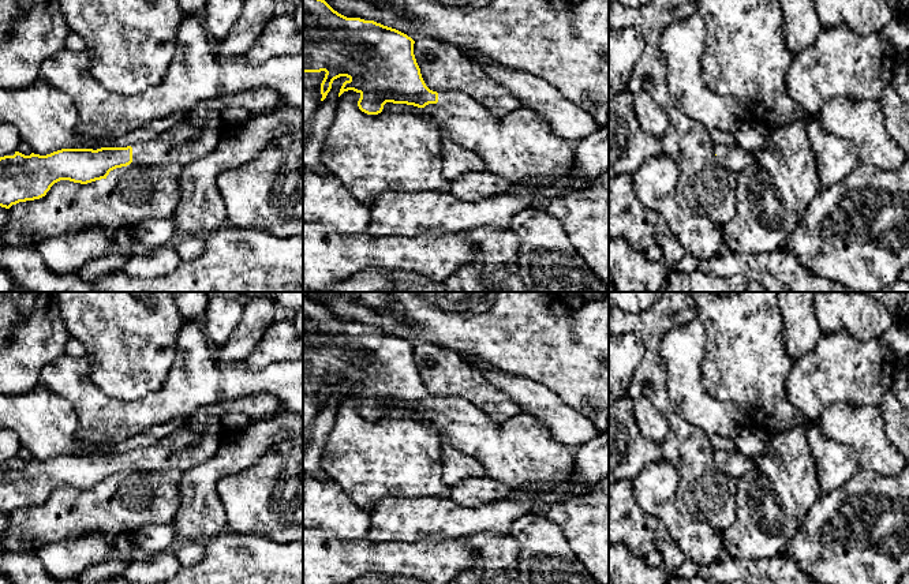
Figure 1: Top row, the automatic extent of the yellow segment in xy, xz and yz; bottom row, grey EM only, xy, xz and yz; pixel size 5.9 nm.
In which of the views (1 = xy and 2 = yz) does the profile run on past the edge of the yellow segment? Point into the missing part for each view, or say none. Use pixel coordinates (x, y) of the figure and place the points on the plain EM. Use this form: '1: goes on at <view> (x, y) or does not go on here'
1: goes on at xy (145, 459)
2: does not go on here

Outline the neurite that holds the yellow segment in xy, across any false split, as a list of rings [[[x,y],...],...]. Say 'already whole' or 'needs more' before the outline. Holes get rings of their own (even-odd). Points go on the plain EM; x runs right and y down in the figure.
needs more; [[[180,428],[149,448],[127,453],[61,454],[46,461],[31,458],[0,463],[0,512],[40,505],[60,486],[87,490],[106,484],[121,472],[161,471],[177,450],[187,449],[201,435],[191,428]]]

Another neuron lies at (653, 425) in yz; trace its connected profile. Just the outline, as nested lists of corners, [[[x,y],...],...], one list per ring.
[[[646,397],[632,398],[632,409],[640,434],[661,445],[670,430],[665,415]]]

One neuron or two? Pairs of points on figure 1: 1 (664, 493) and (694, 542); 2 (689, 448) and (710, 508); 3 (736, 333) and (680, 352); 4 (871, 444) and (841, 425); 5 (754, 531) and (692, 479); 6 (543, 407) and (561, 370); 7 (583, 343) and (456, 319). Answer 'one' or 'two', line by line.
1: one
2: one
3: two
4: one
5: two
6: two
7: one

